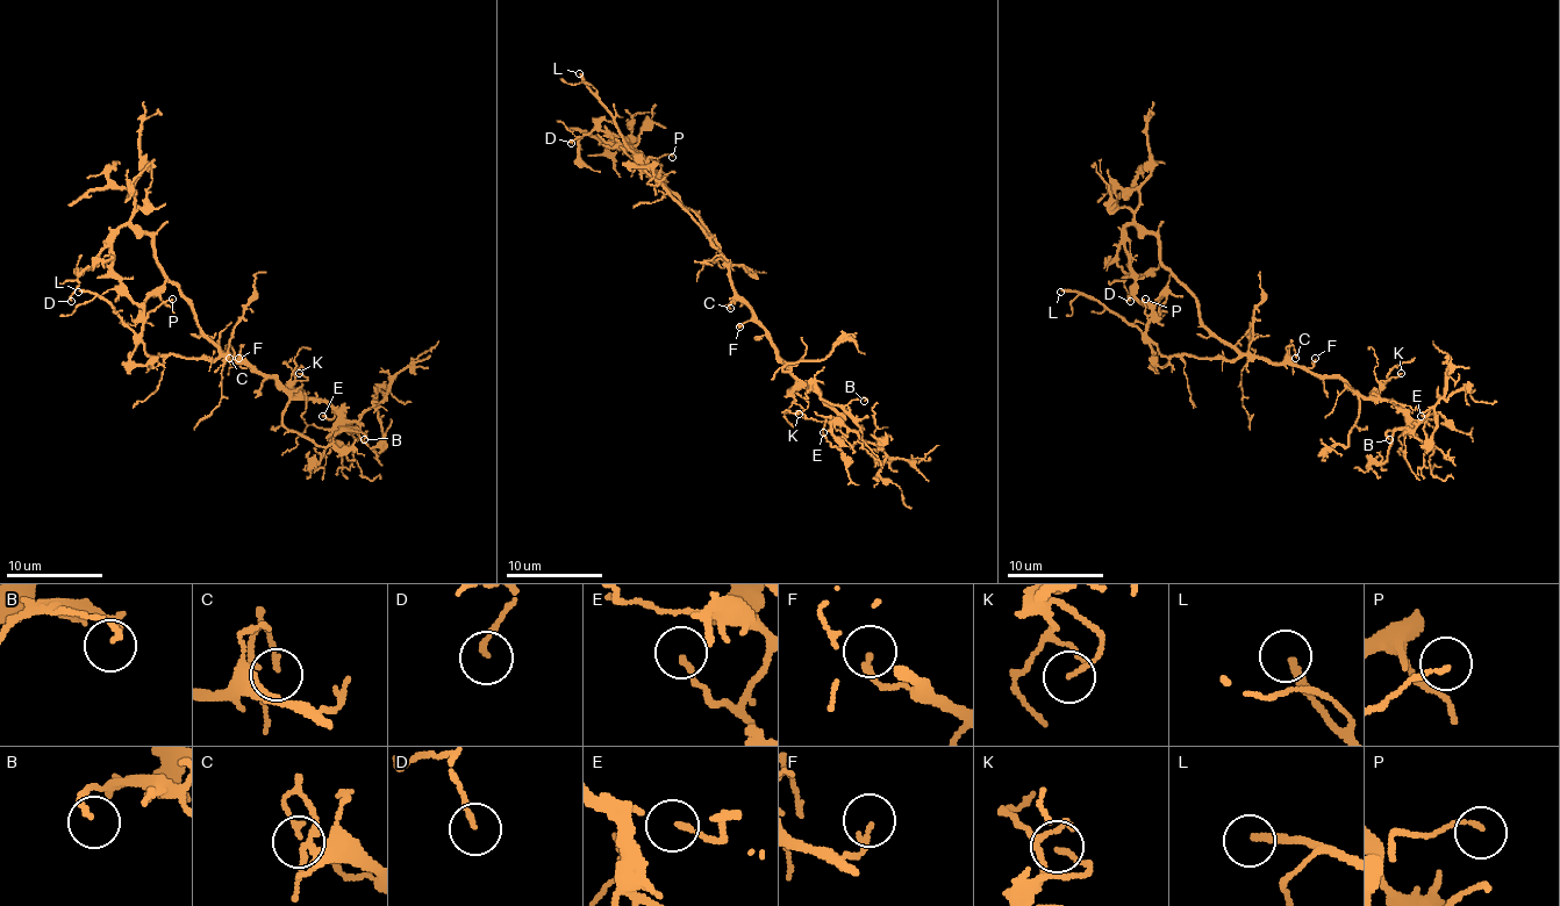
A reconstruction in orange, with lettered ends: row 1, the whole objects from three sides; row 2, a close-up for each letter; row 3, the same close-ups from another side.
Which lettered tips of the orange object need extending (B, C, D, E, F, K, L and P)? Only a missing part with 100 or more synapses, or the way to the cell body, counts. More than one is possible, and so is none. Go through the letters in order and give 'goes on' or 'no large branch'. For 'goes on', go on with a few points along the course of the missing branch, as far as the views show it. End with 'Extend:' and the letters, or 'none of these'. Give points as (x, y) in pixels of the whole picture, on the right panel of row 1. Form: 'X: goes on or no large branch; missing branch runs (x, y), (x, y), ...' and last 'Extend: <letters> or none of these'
B: no large branch
C: no large branch
D: no large branch
E: no large branch
F: no large branch
K: no large branch
L: goes on
P: no large branch
Extend: L

